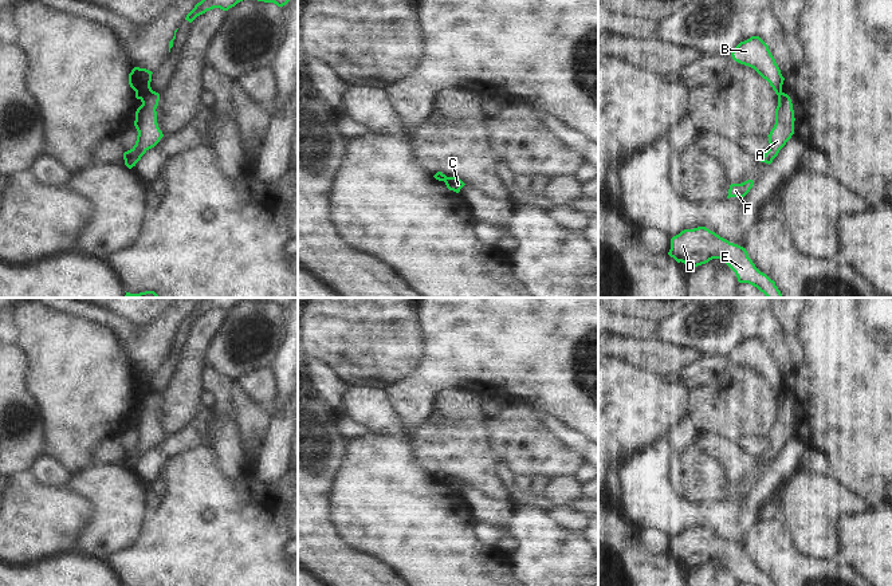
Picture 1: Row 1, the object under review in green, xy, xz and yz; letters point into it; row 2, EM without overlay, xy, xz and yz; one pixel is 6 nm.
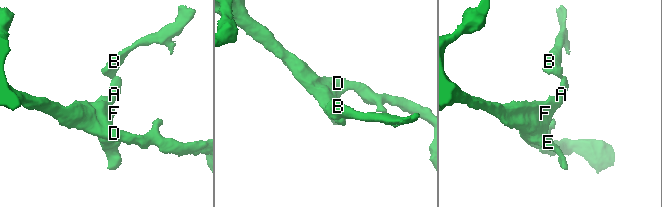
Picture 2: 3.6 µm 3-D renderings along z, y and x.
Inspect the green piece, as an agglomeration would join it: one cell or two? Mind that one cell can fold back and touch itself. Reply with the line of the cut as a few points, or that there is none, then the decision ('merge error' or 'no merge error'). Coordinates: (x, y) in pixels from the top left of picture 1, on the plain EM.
xy (150, 389), (141, 400) | merge error

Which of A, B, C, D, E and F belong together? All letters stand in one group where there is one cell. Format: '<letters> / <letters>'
A C D E F / B

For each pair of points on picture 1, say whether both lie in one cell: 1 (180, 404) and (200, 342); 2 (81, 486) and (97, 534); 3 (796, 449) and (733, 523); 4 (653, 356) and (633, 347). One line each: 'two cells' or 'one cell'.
1: one cell
2: one cell
3: one cell
4: one cell

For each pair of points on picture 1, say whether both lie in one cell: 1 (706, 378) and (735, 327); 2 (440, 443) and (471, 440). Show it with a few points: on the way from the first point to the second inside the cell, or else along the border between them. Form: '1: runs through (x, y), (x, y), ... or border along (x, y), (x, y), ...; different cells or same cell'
1: border along (707, 356), (726, 357); different cells
2: runs through (448, 441), (463, 440); same cell

